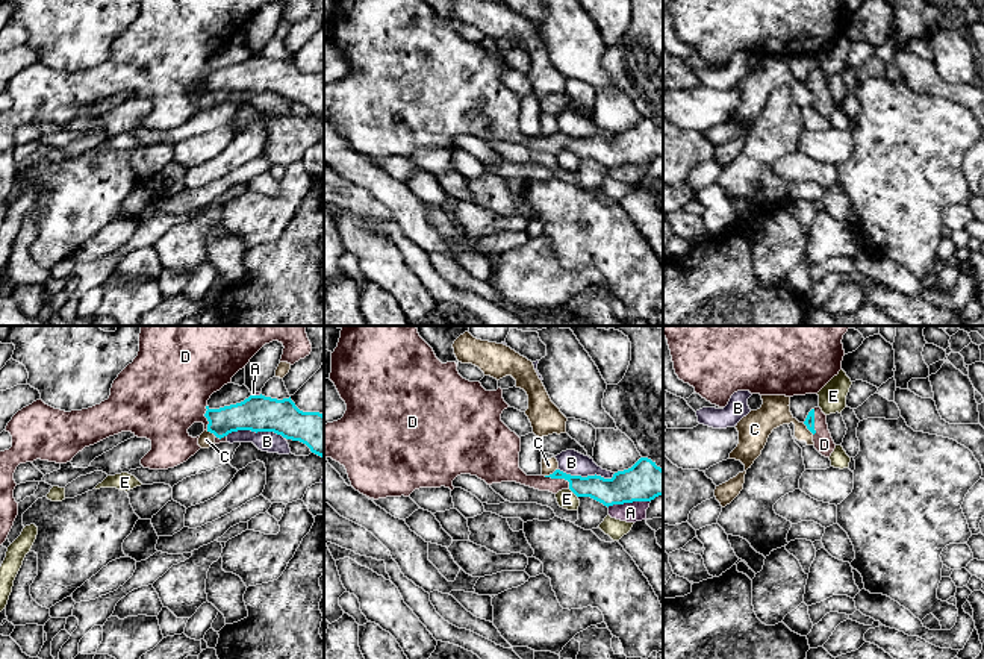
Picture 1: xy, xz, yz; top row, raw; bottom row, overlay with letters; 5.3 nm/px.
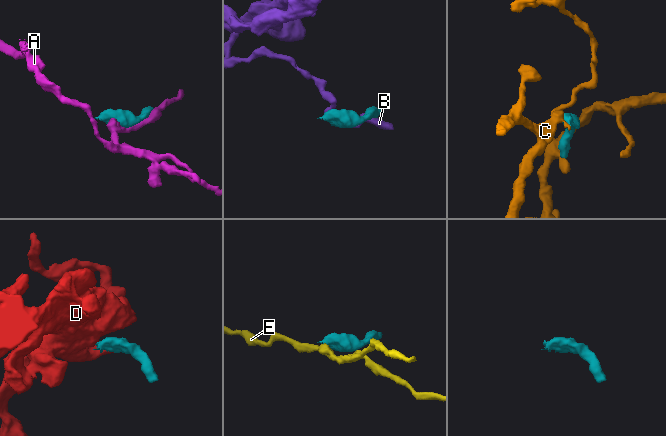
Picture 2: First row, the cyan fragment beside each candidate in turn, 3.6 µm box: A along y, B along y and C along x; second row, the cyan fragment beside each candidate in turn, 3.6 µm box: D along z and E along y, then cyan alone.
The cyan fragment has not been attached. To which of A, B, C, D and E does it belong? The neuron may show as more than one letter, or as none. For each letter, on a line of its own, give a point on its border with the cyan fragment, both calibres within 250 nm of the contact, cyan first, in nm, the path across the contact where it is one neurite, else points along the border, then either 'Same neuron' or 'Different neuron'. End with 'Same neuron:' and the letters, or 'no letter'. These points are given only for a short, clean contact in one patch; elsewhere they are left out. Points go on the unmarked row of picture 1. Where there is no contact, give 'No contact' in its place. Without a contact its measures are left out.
A: Touches cyan at xz (629, 162). Thickness 200 nm (cyan) against 110 nm. Different neuron
B: Touches cyan at xz (588, 137). Thickness 180 nm (cyan) against 130 nm. Different neuron
C: Touches cyan at xz (550, 135). Thickness 130 nm (cyan) against 80 nm. Different neuron
D: Touches cyan at xz (559, 138). Thickness 130 nm (cyan) against 100 nm. Path across: xz (595, 147), (580, 147), (559, 138), (526, 141), (512, 134). Same neuron
E: Touches cyan at xz (572, 152). Thickness 150 nm (cyan) against 100 nm. Boundary: xz (568, 149), (577, 158). Different neuron
Same neuron: D

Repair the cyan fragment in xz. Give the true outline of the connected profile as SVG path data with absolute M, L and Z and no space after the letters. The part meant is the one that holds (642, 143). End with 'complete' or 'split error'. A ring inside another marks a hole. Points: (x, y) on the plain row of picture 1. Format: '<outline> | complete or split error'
M339 0L332 14L330 41L347 71L341 80L324 85L324 118L344 126L351 147L369 159L409 158L419 148L445 147L453 151L453 141L460 135L477 136L487 145L516 142L553 155L569 148L577 158L590 158L607 168L663 156L663 130L648 118L640 118L612 139L571 136L560 130L550 136L527 136L519 129L521 98L501 82L503 71L509 68L503 50L486 52L480 42L463 39L457 24L442 24L424 0Z | split error

